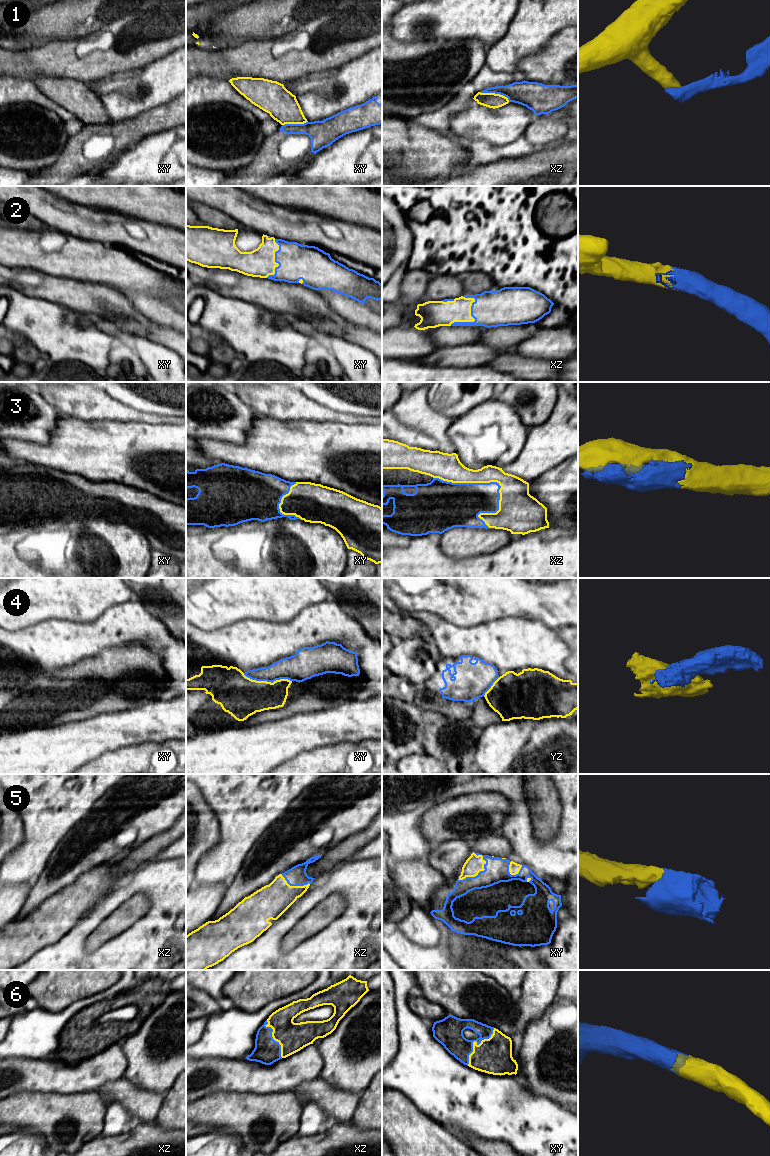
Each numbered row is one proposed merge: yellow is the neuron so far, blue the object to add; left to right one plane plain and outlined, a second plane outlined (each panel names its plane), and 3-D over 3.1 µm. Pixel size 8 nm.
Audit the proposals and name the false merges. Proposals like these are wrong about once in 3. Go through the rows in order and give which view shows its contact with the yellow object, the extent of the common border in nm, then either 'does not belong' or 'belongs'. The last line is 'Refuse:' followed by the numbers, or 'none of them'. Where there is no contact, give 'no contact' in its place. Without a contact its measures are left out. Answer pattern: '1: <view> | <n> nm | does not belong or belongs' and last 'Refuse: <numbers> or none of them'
1: xz | 260 nm | does not belong
2: xz | 300 nm | belongs
3: xz | 600 nm | belongs
4: xy | 400 nm | does not belong
5: xy | 280 nm | belongs
6: xy | 380 nm | belongs
Refuse: 1, 4

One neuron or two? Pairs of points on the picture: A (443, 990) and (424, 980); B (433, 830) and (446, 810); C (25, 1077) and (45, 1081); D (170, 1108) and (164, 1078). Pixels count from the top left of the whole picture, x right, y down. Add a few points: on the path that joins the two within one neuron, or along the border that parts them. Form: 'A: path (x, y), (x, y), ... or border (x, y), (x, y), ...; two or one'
A: path (438, 985), (433, 980), (429, 980); one
B: path (438, 825), (446, 815); one
C: path (30, 1077), (40, 1077); one
D: border (175, 1079), (171, 1088), (165, 1094); two

